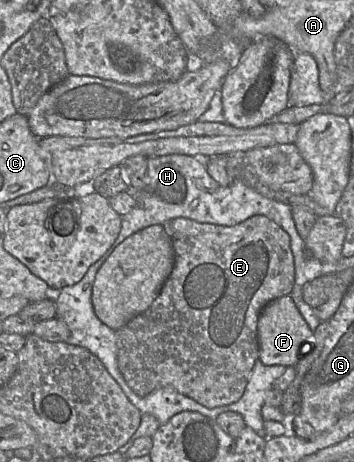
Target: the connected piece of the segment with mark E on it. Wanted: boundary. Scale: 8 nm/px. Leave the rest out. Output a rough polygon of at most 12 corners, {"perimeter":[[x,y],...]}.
{"perimeter":[[264,215],[162,226],[173,269],[116,330],[140,397],[235,403],[257,326],[290,295]]}

